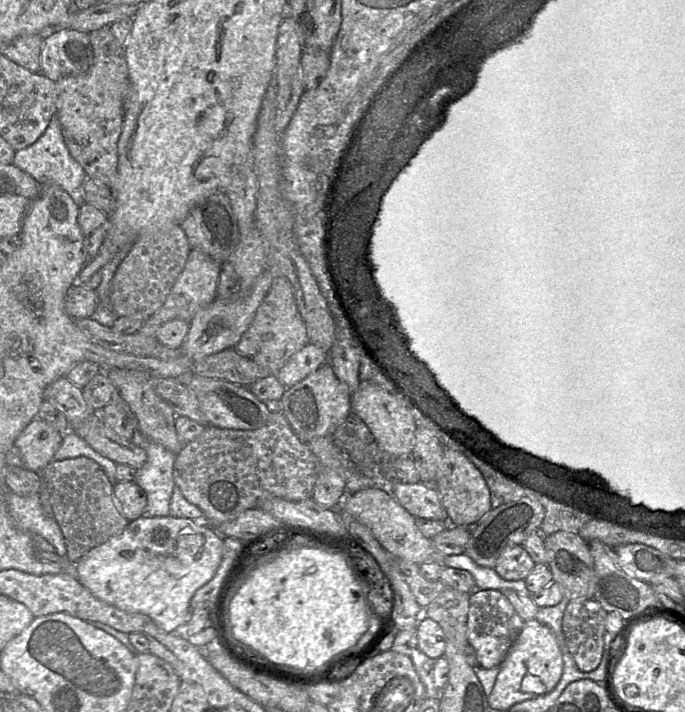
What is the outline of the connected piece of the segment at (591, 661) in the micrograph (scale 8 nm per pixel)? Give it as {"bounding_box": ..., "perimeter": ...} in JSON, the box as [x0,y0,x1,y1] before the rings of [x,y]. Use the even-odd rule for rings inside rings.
{"bounding_box":[562,599,608,672],"perimeter":[[[575,599],[566,606],[562,618],[565,646],[582,672],[596,669],[604,652],[608,612],[592,599]]]}

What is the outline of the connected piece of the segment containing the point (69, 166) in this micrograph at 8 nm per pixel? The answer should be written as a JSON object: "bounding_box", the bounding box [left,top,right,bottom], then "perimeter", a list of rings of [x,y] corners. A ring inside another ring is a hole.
{"bounding_box":[13,115,87,206],"perimeter":[[[57,115],[52,116],[45,132],[36,142],[15,152],[13,164],[32,176],[40,184],[58,185],[69,194],[78,206],[85,203],[83,183],[87,175],[82,166],[69,153]]]}

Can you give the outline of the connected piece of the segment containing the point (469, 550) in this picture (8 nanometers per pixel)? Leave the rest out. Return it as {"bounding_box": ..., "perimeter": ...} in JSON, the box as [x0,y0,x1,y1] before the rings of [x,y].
{"bounding_box":[464,497,543,568],"perimeter":[[[528,497],[491,508],[474,525],[464,526],[470,533],[465,554],[480,566],[494,568],[500,554],[507,547],[522,545],[530,534],[539,531],[543,519],[542,504],[538,500]]]}

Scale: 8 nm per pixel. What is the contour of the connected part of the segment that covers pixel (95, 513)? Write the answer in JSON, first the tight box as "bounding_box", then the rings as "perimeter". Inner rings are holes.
{"bounding_box":[41,457,130,563],"perimeter":[[[86,457],[53,460],[41,471],[41,477],[49,494],[52,516],[62,531],[70,563],[77,563],[87,552],[121,533],[130,523],[114,501],[114,484],[95,461]]]}

